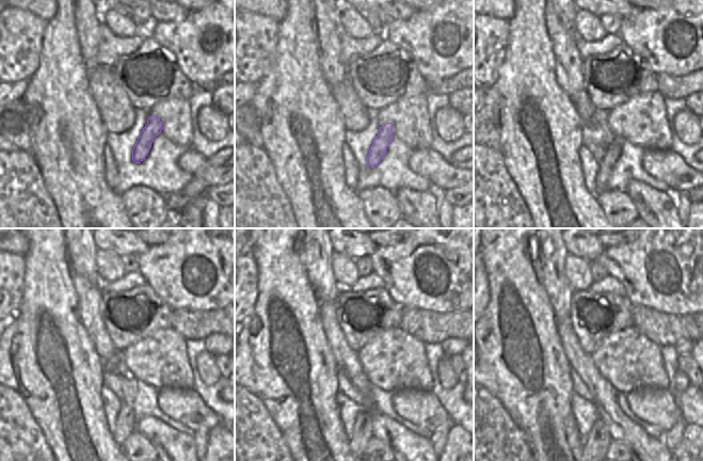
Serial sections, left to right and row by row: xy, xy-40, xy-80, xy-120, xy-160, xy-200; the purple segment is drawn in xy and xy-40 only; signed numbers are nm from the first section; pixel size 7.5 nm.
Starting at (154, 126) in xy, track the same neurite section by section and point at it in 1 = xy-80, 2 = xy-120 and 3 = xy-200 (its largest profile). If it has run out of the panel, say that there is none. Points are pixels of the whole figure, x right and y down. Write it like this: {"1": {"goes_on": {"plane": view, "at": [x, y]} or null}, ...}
{"1": {"goes_on": {"plane": "xy-80", "at": [613, 152]}}, "2": {"goes_on": {"plane": "xy-120", "at": [125, 425]}}, "3": {"goes_on": {"plane": "xy-200", "at": [596, 443]}}}

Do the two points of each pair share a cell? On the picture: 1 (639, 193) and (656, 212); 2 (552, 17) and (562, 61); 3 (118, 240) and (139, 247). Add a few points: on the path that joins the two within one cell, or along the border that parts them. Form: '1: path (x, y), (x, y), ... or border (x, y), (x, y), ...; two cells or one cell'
1: path (643, 197), (654, 208); one cell
2: path (555, 28), (562, 38), (562, 50); one cell
3: path (124, 242), (133, 245); one cell

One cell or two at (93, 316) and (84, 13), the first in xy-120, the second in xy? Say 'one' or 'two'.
one

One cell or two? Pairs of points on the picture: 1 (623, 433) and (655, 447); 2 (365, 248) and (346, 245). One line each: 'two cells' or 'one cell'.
1: one cell
2: one cell

